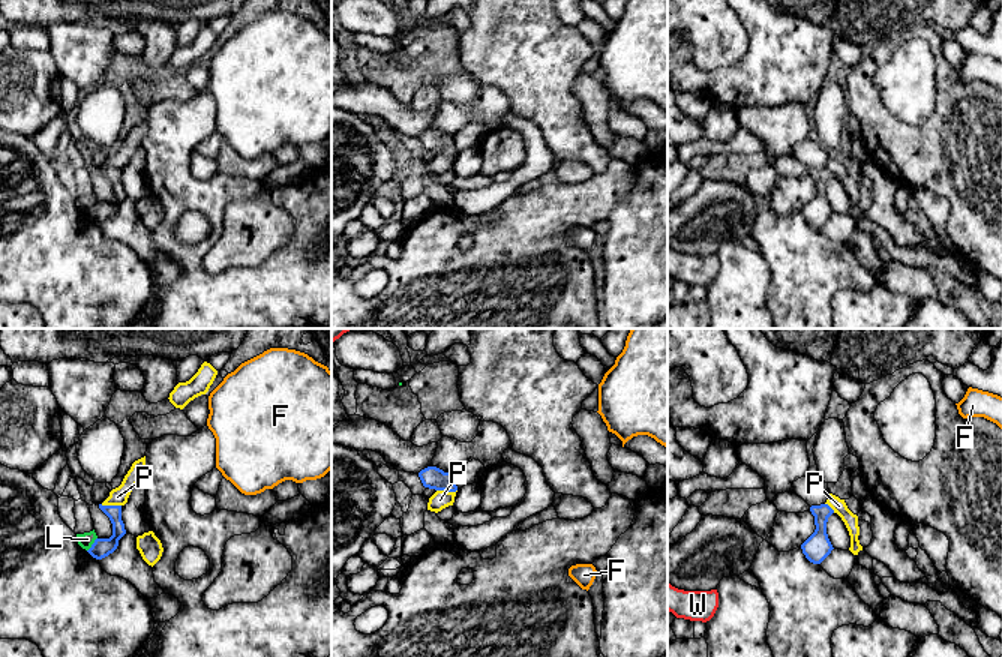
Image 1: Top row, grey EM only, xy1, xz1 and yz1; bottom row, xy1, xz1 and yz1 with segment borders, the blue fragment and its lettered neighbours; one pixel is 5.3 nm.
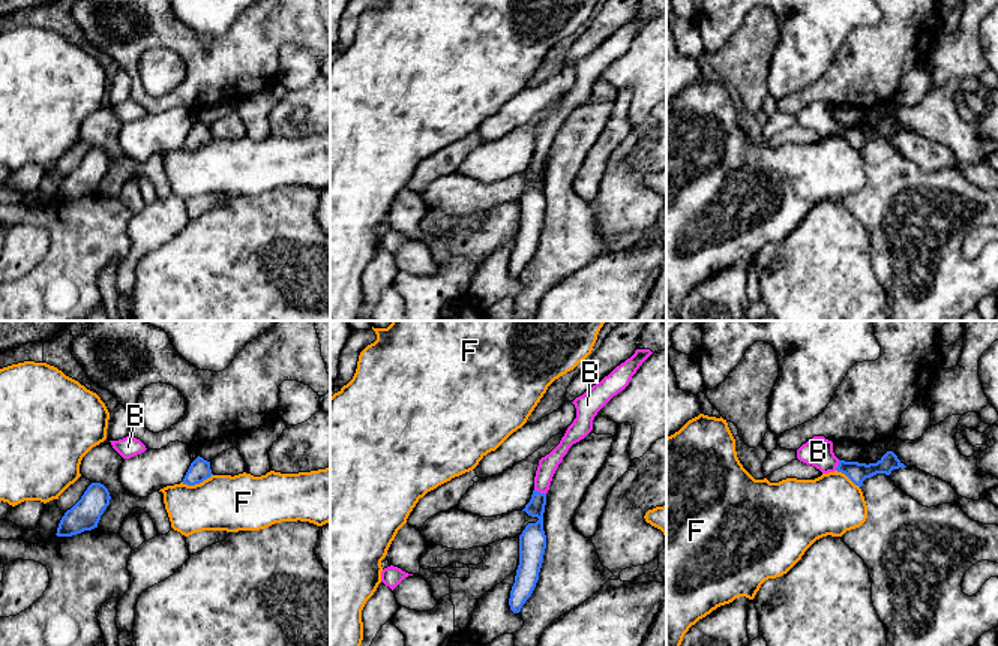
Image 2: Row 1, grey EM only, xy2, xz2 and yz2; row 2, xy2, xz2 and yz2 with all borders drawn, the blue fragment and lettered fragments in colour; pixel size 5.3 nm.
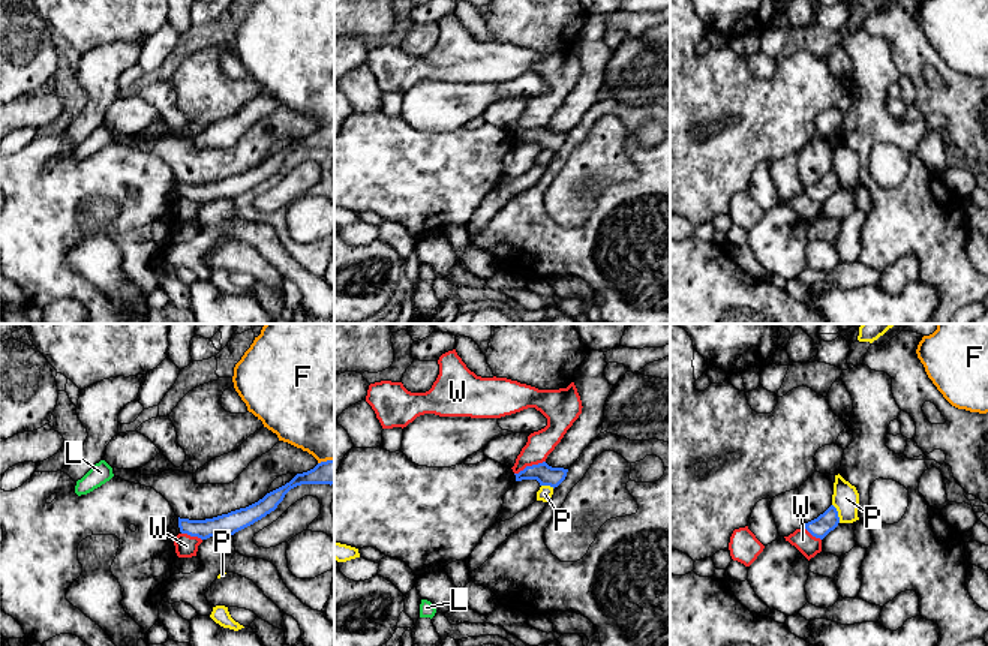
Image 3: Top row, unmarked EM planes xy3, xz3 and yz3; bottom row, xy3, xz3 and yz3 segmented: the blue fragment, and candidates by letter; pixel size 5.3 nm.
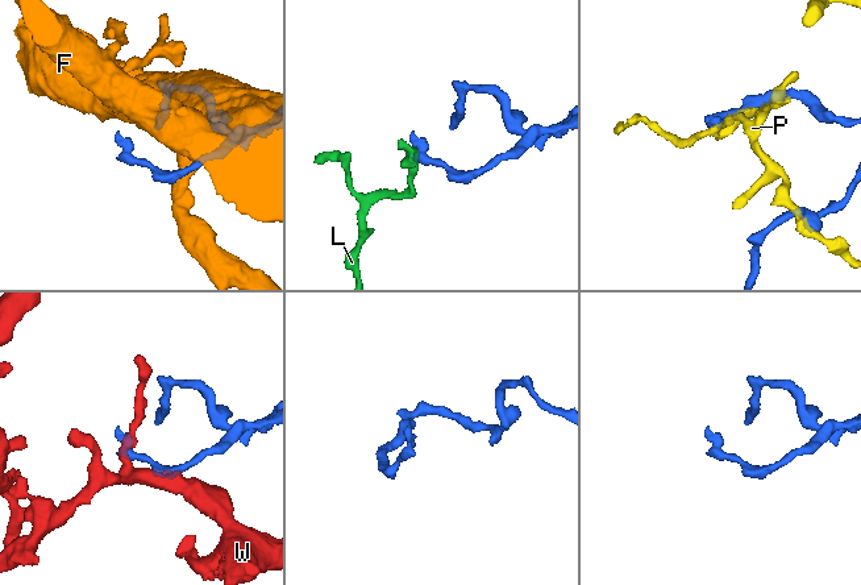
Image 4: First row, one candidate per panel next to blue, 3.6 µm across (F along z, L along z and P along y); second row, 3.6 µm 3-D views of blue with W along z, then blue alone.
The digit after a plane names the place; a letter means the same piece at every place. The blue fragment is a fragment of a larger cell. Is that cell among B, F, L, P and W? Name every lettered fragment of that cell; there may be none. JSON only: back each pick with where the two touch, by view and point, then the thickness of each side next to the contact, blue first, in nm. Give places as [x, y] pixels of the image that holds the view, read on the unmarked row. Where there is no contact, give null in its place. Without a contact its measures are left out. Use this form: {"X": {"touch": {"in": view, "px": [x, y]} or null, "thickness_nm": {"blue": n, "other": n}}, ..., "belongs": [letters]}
{"B": {"touch": {"in": "xz2", "px": [539, 156]}, "thickness_nm": {"blue": 130, "other": 100}}, "belongs": ["B"]}

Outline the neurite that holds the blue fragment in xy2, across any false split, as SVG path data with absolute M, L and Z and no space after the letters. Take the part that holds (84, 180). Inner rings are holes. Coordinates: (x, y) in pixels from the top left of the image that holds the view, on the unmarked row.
M92 147L81 163L62 181L57 201L72 201L98 192L101 180L110 169L110 156L101 147Z

